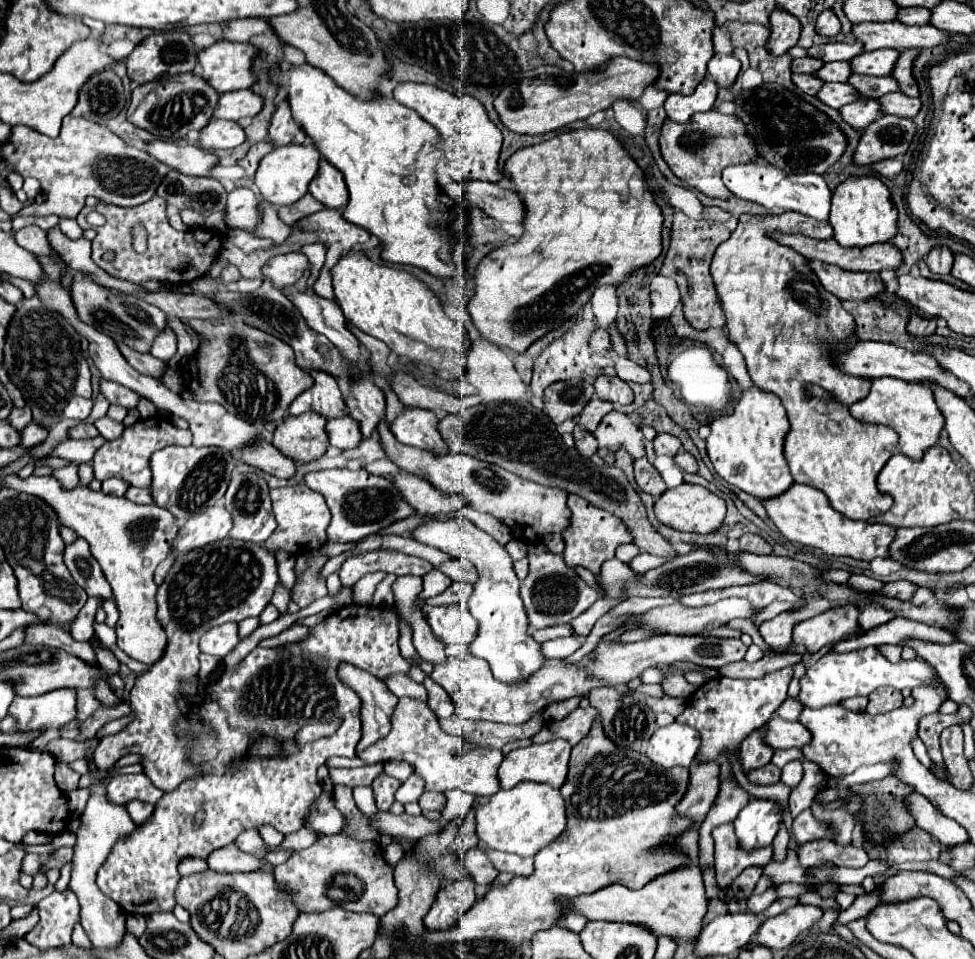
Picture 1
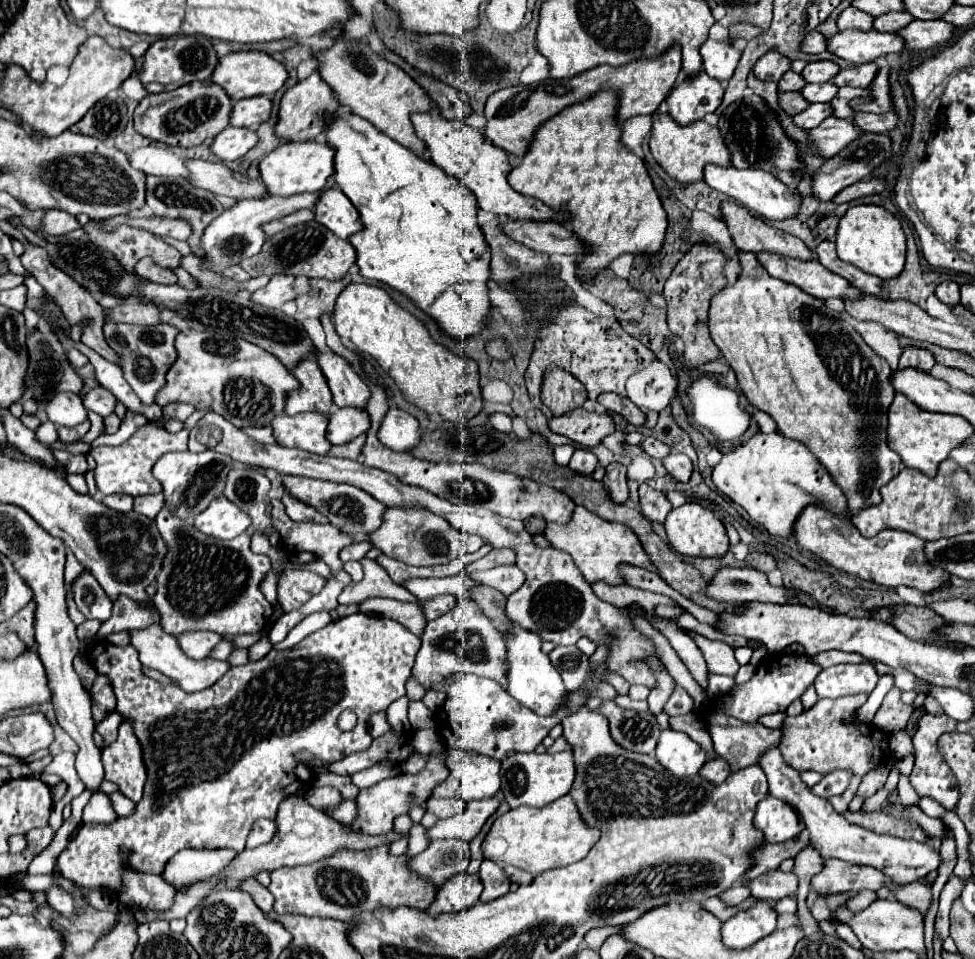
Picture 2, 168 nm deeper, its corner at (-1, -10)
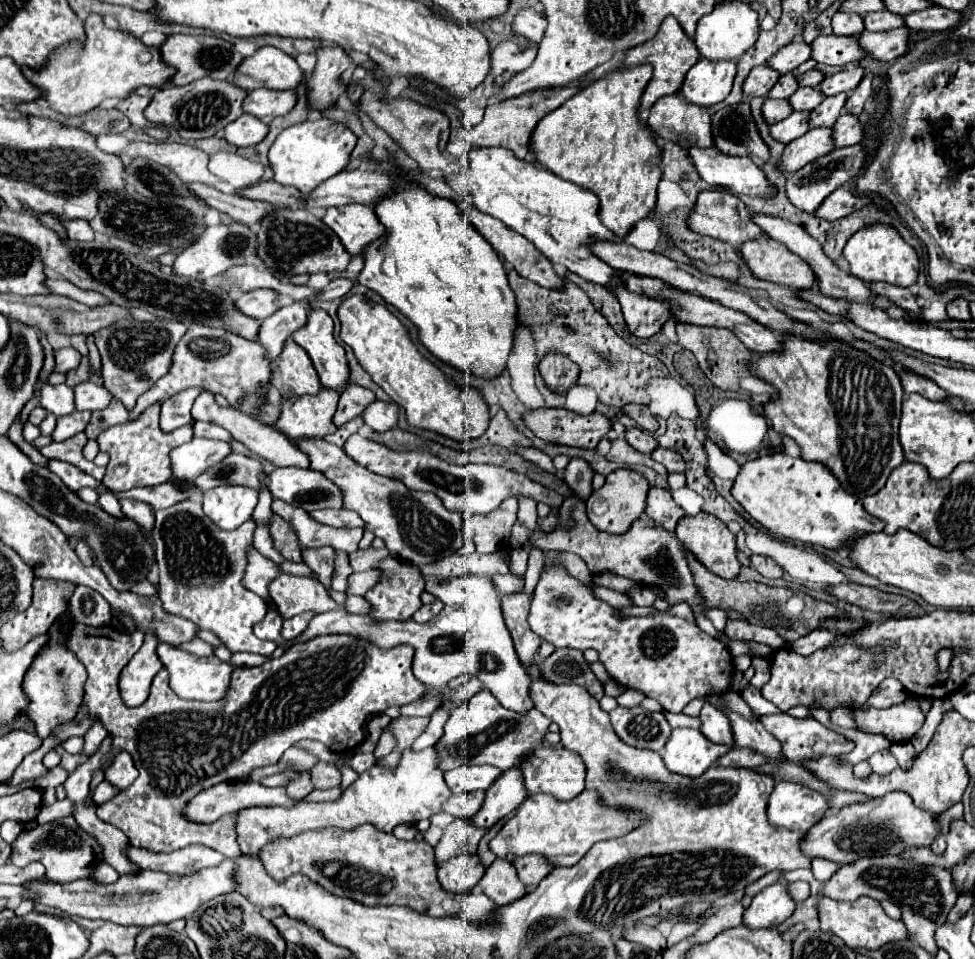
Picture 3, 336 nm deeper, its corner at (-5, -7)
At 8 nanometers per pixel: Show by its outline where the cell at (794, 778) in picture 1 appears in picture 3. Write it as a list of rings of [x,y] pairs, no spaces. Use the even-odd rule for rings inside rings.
[[[890,750],[872,754],[872,756],[868,758],[868,764],[870,764],[872,772],[878,772],[878,774],[888,774],[890,770],[898,768],[898,762],[896,762],[896,758],[890,754]]]

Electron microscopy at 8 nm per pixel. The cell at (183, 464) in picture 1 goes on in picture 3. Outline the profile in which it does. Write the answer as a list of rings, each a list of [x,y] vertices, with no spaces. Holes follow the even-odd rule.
[[[194,438],[170,452],[172,476],[188,486],[196,486],[196,476],[212,468],[212,464],[220,464],[230,454],[230,444],[220,440]]]

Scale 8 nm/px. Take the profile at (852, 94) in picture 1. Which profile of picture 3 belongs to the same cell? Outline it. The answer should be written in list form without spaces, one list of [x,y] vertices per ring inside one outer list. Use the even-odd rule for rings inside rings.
[[[792,112],[788,118],[770,126],[770,132],[780,142],[792,142],[808,132],[808,116],[812,112]]]

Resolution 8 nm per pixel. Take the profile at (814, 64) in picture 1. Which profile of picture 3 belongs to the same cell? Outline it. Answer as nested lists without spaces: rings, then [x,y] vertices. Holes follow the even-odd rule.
[[[790,72],[790,74],[780,76],[780,80],[778,80],[776,86],[768,92],[768,96],[772,96],[772,98],[790,98],[796,90],[798,90],[796,76],[794,76],[794,72]]]

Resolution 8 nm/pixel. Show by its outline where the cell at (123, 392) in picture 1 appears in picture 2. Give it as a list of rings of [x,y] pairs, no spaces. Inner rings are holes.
[[[96,387],[96,389],[90,389],[84,397],[82,397],[82,405],[86,411],[94,411],[98,413],[100,417],[108,417],[110,413],[114,413],[114,405],[116,405],[116,399],[114,395],[104,389],[104,387]]]

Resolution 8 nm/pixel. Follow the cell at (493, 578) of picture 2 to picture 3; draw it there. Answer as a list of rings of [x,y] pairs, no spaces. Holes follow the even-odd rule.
[[[512,550],[512,560],[510,560],[510,574],[518,576],[518,578],[524,578],[526,574],[526,562],[528,562],[528,556],[524,554],[524,550]]]

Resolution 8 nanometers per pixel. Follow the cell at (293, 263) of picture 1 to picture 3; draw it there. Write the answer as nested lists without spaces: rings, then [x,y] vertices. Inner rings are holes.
[[[258,288],[252,292],[246,292],[242,298],[236,300],[236,308],[252,318],[264,320],[268,316],[272,316],[278,308],[276,308],[276,290],[270,288]]]

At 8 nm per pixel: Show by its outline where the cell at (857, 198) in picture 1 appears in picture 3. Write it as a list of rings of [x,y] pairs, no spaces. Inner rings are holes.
[[[870,224],[868,228],[860,228],[848,238],[842,256],[850,264],[850,272],[864,282],[884,280],[896,286],[910,286],[918,278],[918,256],[916,250],[906,244],[900,232],[890,224]]]

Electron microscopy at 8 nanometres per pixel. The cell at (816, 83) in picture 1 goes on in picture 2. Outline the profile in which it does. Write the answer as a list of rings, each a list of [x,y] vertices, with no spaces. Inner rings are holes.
[[[798,91],[796,93],[780,93],[778,95],[778,105],[788,115],[796,115],[796,113],[800,113],[800,111],[804,111],[808,107]]]

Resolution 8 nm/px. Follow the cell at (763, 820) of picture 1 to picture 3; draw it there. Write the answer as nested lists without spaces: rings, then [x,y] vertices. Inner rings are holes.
[[[782,780],[770,794],[766,816],[772,826],[806,832],[824,816],[826,810],[828,802],[820,792]]]

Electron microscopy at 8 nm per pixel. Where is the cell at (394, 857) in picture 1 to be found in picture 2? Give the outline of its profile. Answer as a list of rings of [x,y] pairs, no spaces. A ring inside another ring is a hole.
[[[414,825],[412,829],[410,829],[410,845],[408,845],[408,855],[418,855],[418,853],[422,853],[422,849],[426,849],[428,847],[428,843],[430,843],[430,839],[428,839],[428,835],[426,835],[426,829],[422,827],[422,825]]]

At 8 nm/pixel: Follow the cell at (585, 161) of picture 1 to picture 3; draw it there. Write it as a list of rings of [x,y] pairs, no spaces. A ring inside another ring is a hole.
[[[636,66],[628,70],[616,70],[604,74],[600,80],[582,88],[574,98],[564,102],[552,114],[546,114],[540,124],[532,132],[532,158],[546,170],[556,176],[570,180],[590,192],[594,192],[600,200],[598,216],[606,220],[606,228],[614,232],[616,238],[624,240],[628,232],[636,226],[638,220],[650,216],[656,206],[656,188],[660,182],[660,168],[650,164],[648,158],[658,154],[660,148],[652,140],[646,126],[638,122],[638,104],[640,96],[652,76],[650,66]]]

